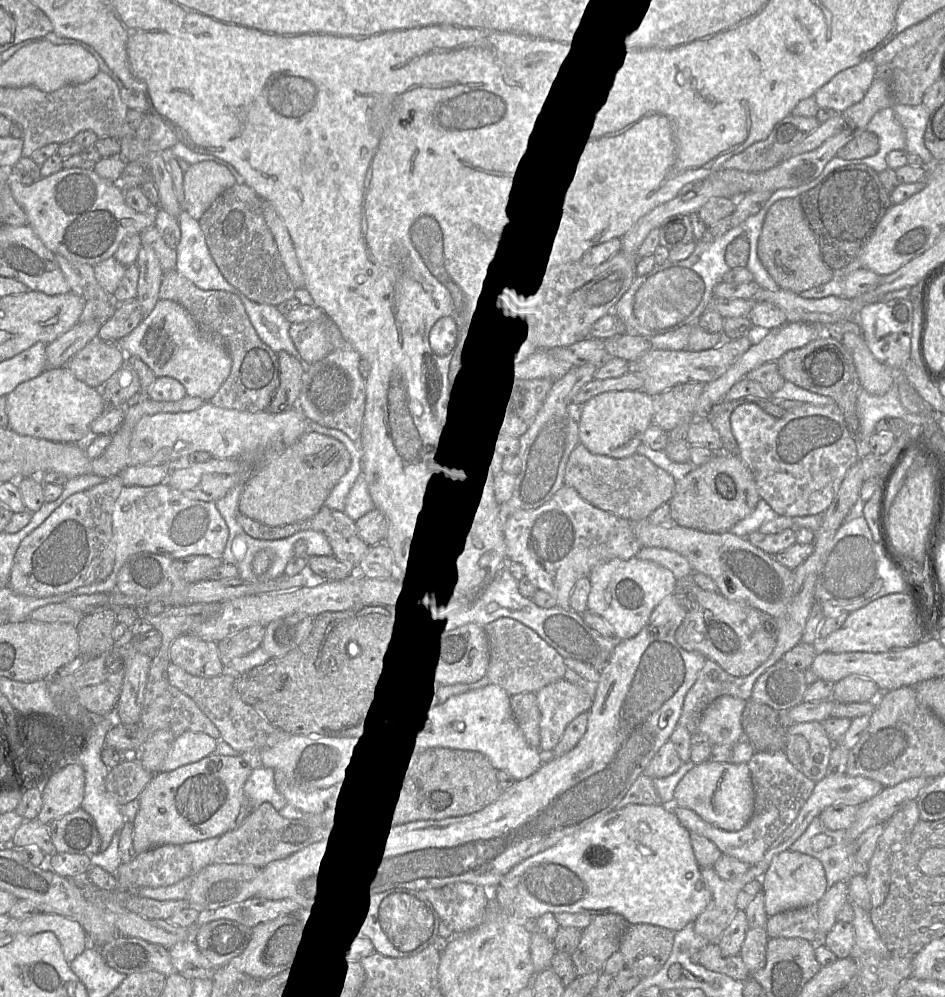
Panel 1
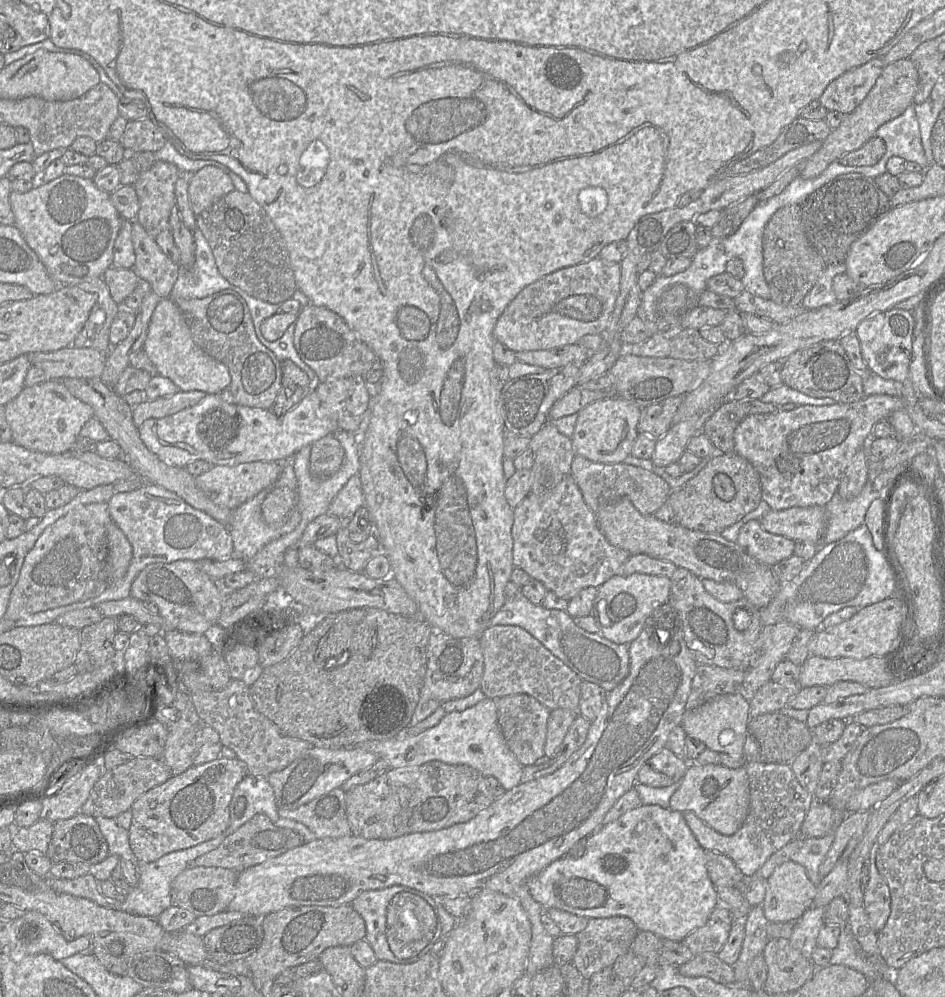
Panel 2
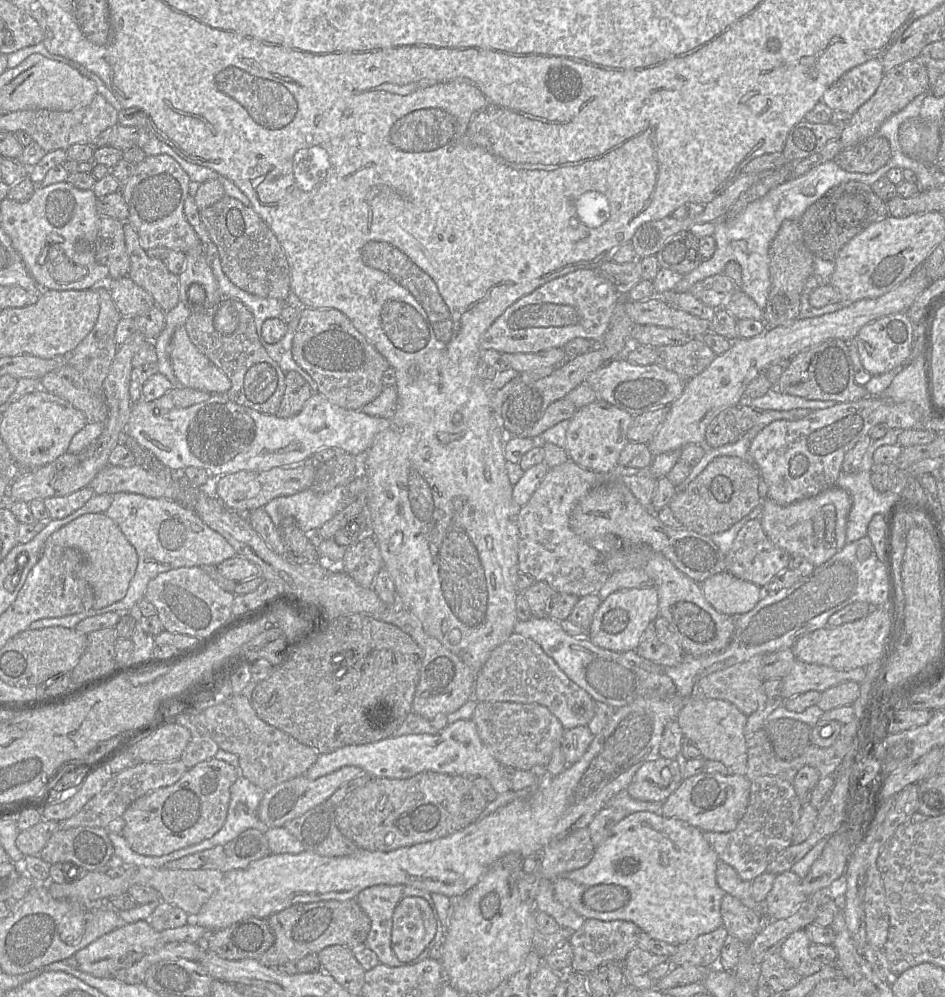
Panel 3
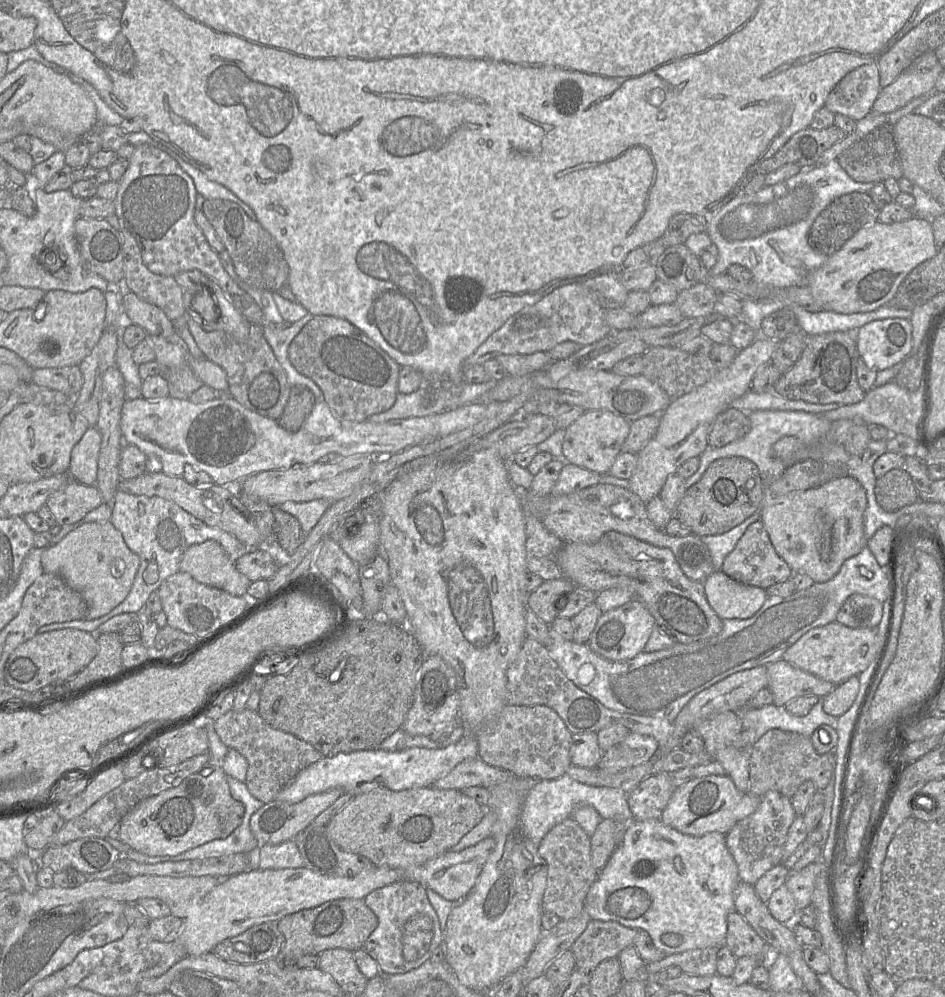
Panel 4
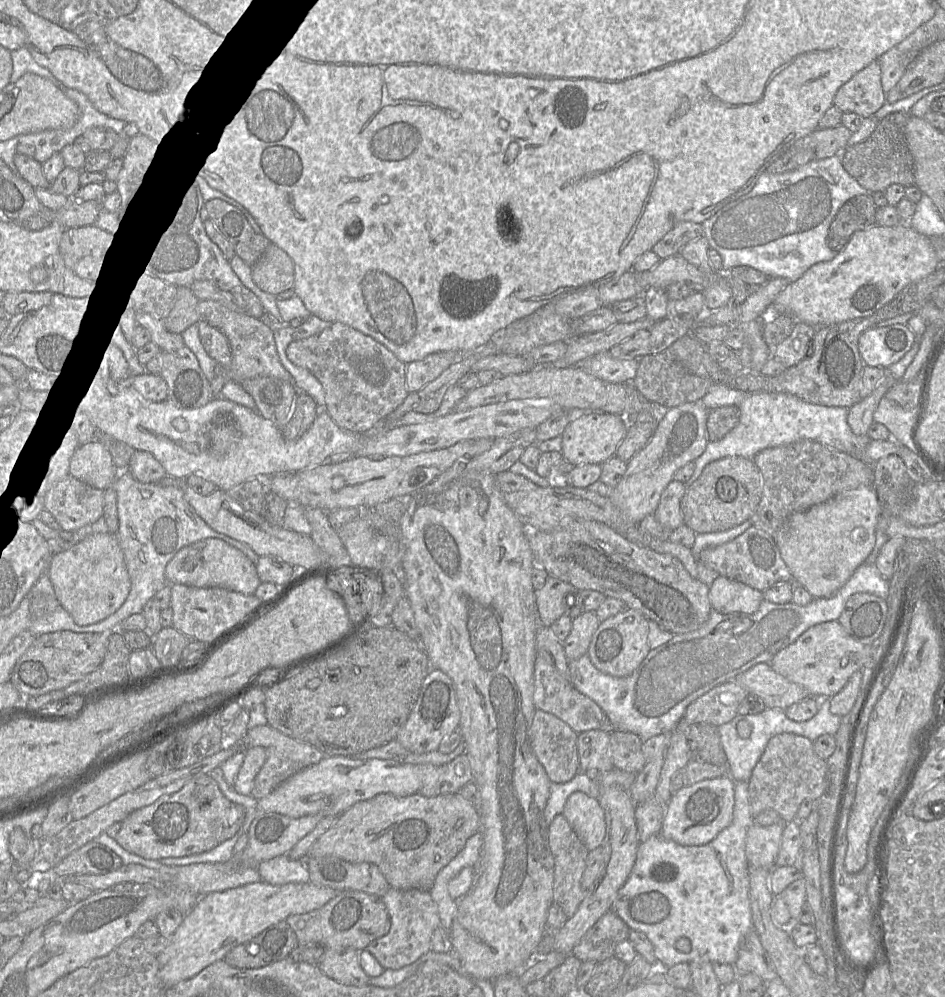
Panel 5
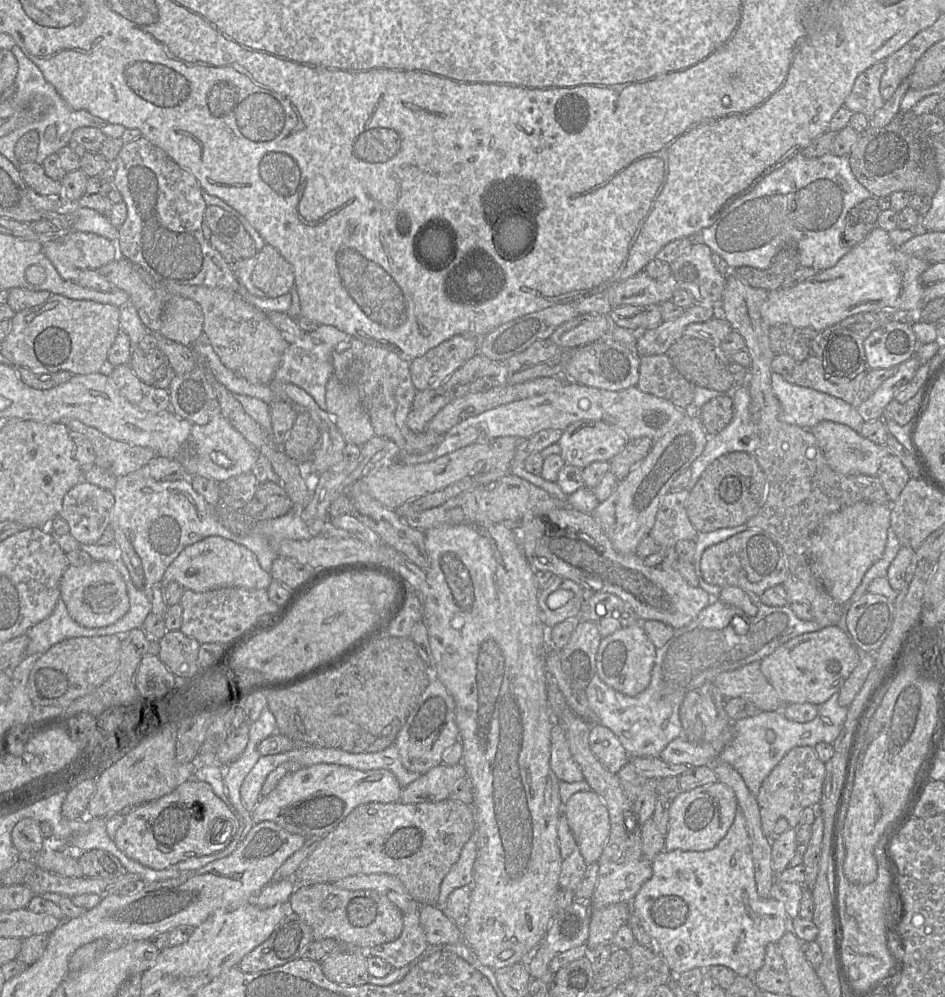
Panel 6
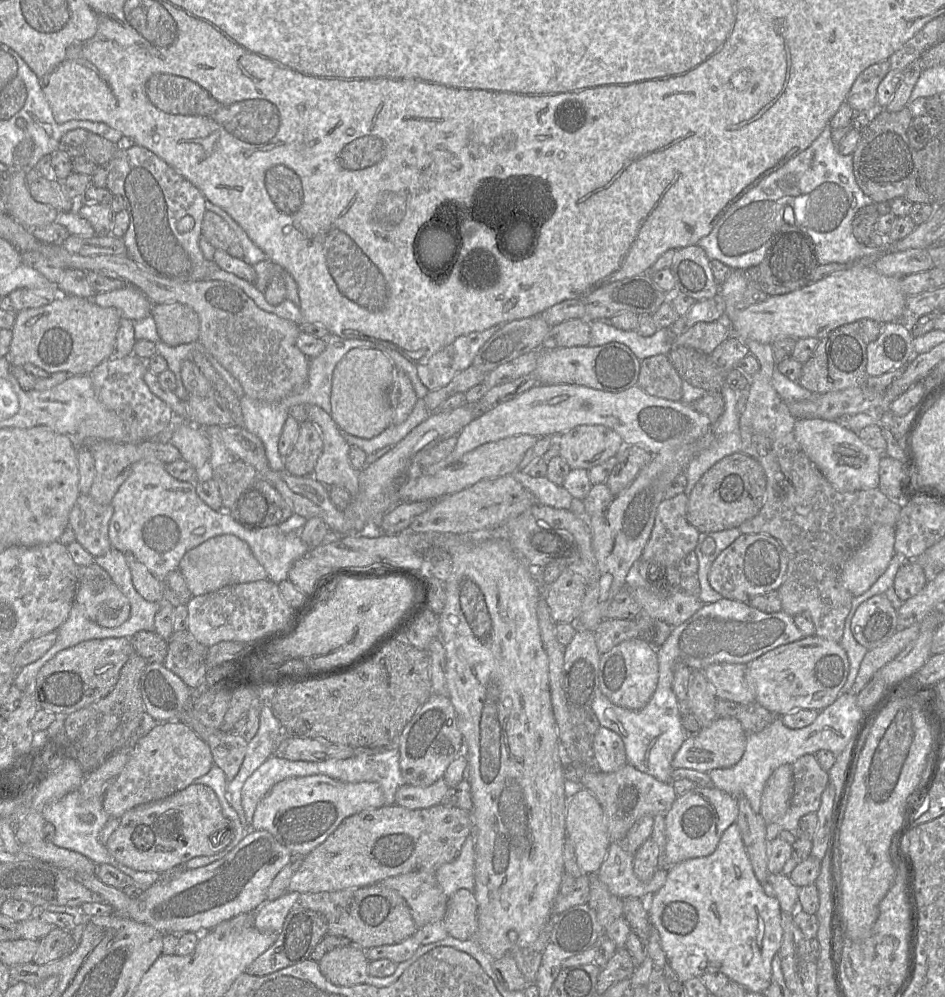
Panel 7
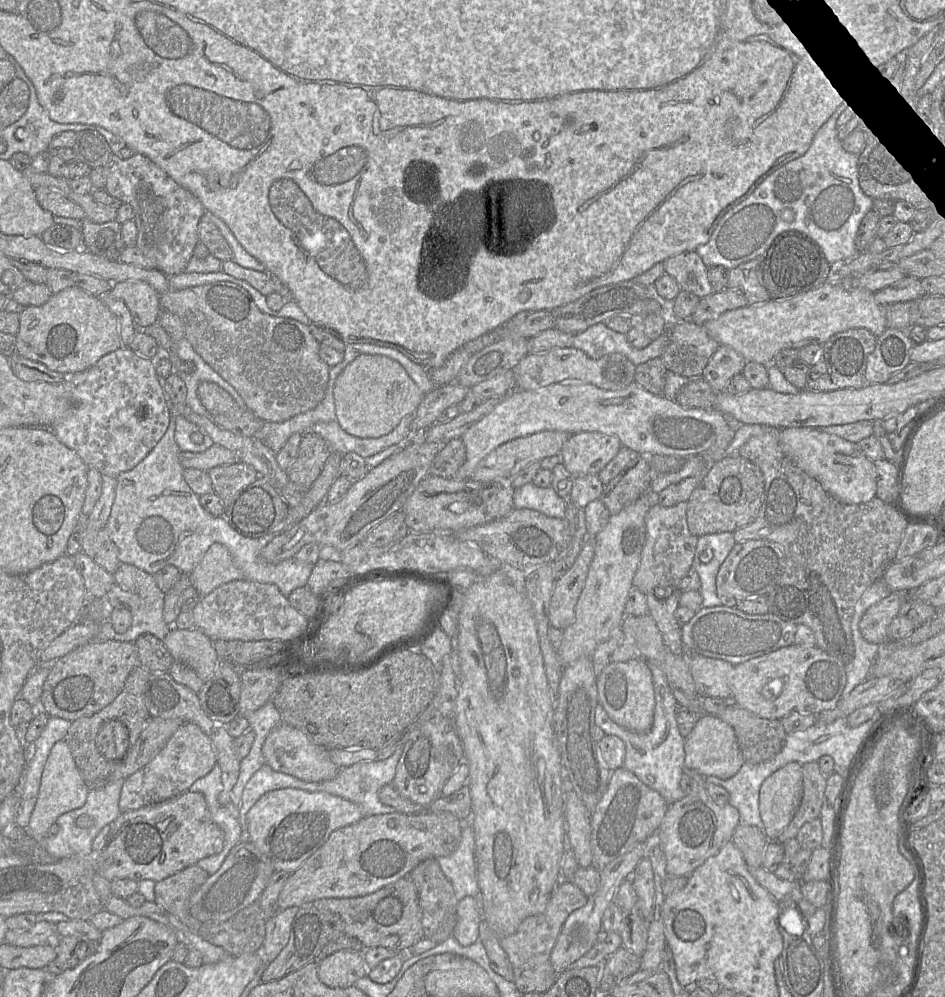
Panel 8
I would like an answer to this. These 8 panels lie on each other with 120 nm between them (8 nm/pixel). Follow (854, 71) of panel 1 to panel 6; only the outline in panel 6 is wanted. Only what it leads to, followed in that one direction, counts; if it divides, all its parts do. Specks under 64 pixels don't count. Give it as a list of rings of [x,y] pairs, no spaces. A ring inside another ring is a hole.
[[[880,61],[862,72],[856,78],[843,106],[853,113],[872,117],[885,103],[880,93],[880,82],[885,69],[885,61]]]

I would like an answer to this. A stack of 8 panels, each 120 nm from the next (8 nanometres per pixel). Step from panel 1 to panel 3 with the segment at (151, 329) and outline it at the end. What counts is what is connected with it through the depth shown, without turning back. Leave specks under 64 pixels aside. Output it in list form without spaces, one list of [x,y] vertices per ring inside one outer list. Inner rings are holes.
[[[184,326],[174,332],[170,357],[179,386],[210,394],[226,394],[230,389],[230,379],[198,351]]]

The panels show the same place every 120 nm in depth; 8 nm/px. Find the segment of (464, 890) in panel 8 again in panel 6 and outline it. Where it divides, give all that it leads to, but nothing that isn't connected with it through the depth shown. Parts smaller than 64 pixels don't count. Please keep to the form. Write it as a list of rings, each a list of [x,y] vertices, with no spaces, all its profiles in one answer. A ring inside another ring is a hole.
[[[474,832],[474,835],[464,845],[459,859],[442,880],[437,901],[437,906],[441,910],[445,910],[448,897],[452,891],[465,885],[472,886],[476,858],[477,845]]]

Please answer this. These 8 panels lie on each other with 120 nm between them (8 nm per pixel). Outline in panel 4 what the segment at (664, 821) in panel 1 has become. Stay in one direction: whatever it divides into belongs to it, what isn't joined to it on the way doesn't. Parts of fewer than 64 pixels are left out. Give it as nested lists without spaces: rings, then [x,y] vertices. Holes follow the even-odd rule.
[[[660,819],[633,820],[627,824],[622,842],[591,885],[584,909],[592,920],[614,921],[647,932],[666,956],[707,947],[721,948],[726,945],[727,917],[736,910],[733,891],[739,882],[738,867],[727,847],[725,834],[710,832],[696,837],[683,834]],[[668,934],[680,936],[681,944],[676,948],[666,945],[663,936]]]

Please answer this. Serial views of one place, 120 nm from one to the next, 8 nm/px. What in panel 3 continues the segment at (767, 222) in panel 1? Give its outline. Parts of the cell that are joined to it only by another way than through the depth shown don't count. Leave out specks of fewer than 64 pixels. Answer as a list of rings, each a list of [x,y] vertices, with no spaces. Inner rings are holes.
[[[799,221],[782,222],[769,247],[770,290],[763,321],[767,328],[784,325],[798,318],[801,293],[808,278],[813,274],[814,255],[806,247]]]

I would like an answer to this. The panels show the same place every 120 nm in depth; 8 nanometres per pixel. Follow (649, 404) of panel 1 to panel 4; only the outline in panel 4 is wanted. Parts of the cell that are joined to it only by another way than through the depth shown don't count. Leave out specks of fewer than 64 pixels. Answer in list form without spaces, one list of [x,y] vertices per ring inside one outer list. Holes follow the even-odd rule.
[[[587,410],[566,428],[561,459],[600,475],[607,474],[621,452],[629,430],[630,422],[608,410]]]

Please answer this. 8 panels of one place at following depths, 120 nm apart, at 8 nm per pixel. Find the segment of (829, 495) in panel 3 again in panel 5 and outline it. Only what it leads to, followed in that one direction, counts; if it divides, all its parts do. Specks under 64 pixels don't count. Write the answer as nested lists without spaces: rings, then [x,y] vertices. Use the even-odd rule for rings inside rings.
[[[860,486],[842,492],[830,500],[795,513],[777,531],[773,539],[780,556],[789,569],[792,581],[804,587],[814,598],[830,598],[850,579],[855,570],[872,553],[876,544],[876,530],[882,517],[882,506],[873,486]]]

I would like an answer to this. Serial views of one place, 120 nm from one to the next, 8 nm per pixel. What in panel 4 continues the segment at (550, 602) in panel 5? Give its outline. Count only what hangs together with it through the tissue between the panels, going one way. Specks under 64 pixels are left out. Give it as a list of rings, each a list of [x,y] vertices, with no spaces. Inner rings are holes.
[[[568,579],[544,581],[534,592],[528,595],[527,609],[545,624],[551,625],[558,617],[558,608],[563,609],[567,596],[576,586]]]

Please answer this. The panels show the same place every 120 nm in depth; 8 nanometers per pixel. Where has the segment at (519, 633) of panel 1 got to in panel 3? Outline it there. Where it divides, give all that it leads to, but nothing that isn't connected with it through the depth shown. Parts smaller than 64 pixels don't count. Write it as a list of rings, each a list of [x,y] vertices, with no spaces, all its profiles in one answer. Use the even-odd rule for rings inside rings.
[[[516,632],[491,652],[476,676],[473,697],[478,702],[543,705],[557,717],[565,730],[588,726],[595,714],[596,701],[574,683],[538,643]]]

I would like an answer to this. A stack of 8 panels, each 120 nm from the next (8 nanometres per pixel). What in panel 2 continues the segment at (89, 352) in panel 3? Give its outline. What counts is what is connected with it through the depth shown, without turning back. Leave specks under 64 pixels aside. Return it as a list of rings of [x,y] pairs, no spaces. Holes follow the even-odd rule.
[[[103,277],[81,282],[77,287],[96,294],[96,302],[72,345],[75,348],[94,348],[108,356],[112,348],[109,340],[110,326],[121,306],[112,299]]]

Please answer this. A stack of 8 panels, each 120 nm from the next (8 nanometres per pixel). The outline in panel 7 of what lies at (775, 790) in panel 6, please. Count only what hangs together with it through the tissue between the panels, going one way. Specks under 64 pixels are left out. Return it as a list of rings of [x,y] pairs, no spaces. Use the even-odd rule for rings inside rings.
[[[806,754],[793,764],[794,788],[787,812],[777,821],[766,825],[766,839],[771,842],[783,830],[795,832],[800,819],[817,812],[821,796],[829,784],[829,775],[818,763],[814,754]]]

